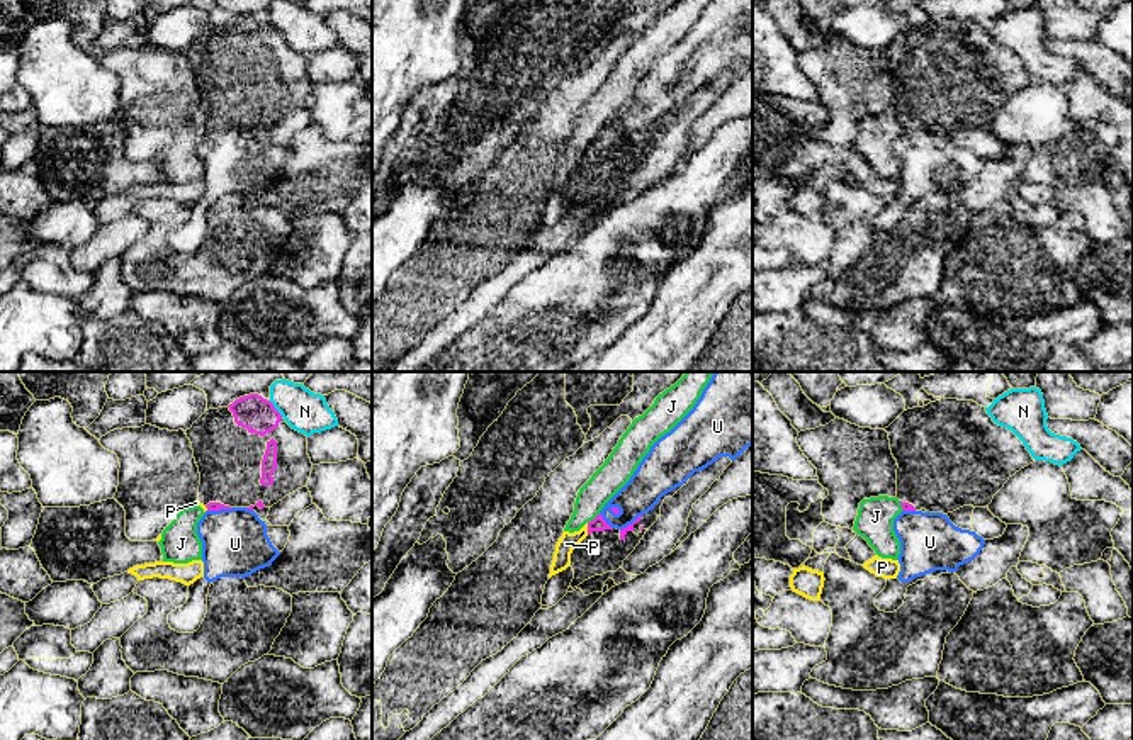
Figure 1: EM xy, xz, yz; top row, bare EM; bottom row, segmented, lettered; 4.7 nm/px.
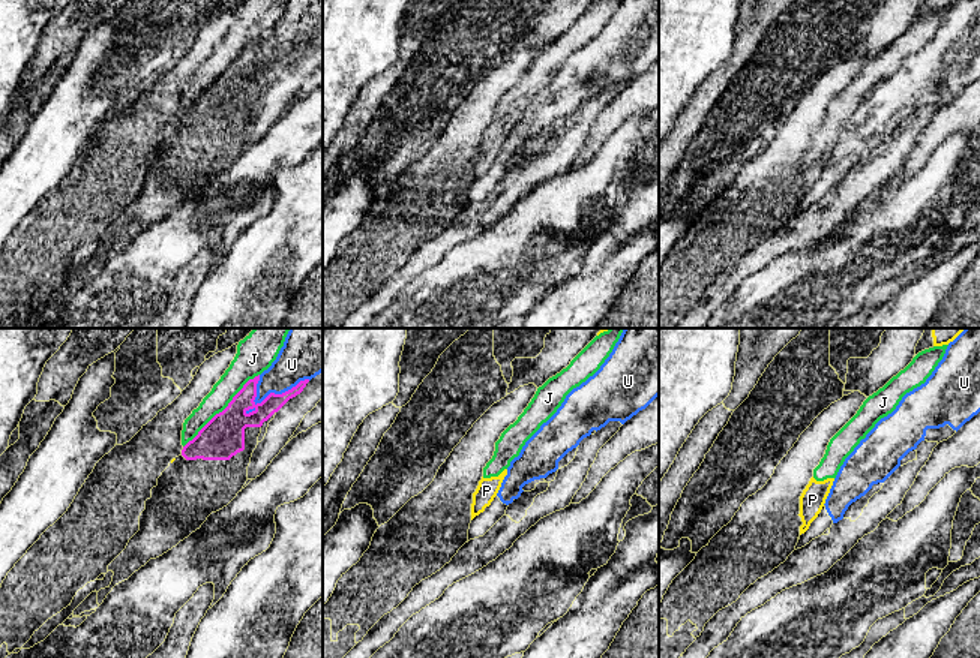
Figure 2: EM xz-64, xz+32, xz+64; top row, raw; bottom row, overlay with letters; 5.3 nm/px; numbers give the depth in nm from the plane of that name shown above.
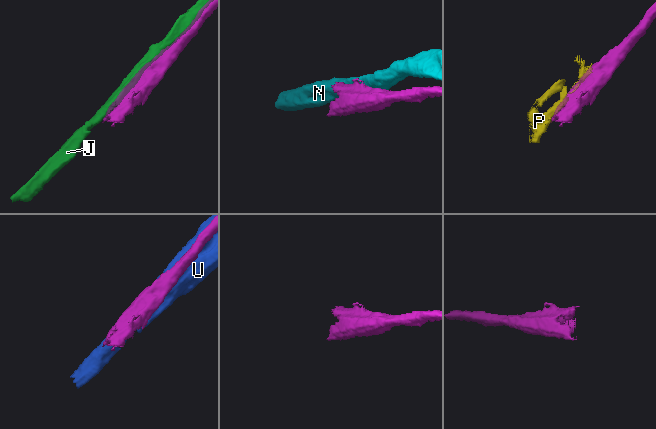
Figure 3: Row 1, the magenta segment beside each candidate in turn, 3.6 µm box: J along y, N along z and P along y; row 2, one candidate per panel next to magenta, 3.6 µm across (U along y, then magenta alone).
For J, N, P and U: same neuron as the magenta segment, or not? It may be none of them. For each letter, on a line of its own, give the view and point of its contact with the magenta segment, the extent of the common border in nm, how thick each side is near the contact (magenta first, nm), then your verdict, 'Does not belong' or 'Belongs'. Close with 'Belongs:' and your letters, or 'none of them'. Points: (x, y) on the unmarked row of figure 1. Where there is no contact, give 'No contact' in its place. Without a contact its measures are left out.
J: Touches magenta at xz (595, 138). Shared border 80 nm. Thickness 70 nm (magenta) against 150 nm. Does not belong
N: Touches magenta at xy (276, 29). Shared border 100 nm. Thickness 170 nm (magenta) against 200 nm. Does not belong
P: Touches magenta at xz (588, 148). Shared border 60 nm. Thickness 70 nm (magenta) against 90 nm. Does not belong
U: Touches magenta at xz (605, 141). Shared border 100 nm. Thickness 70 nm (magenta) against 170 nm. Does not belong
Belongs: none of them

